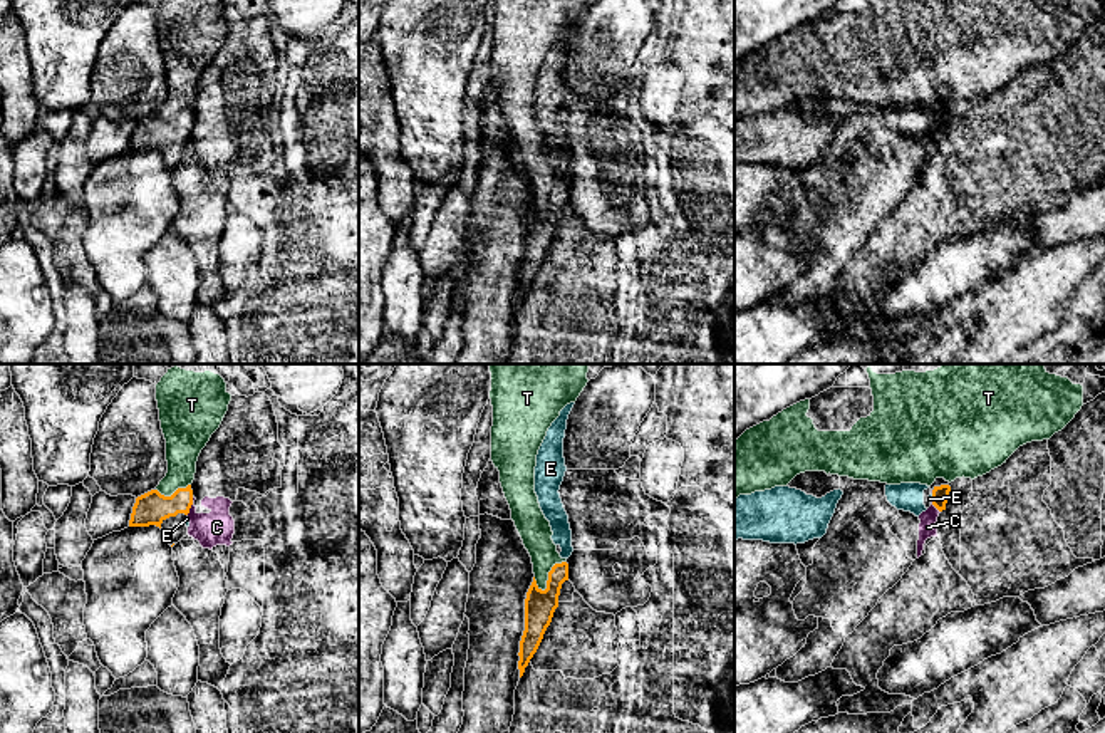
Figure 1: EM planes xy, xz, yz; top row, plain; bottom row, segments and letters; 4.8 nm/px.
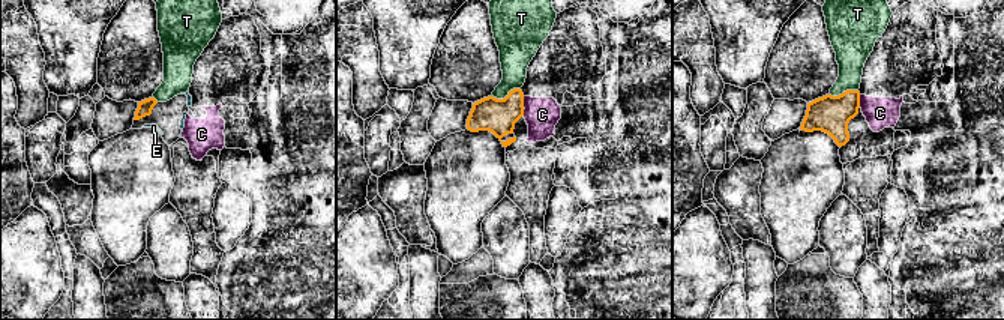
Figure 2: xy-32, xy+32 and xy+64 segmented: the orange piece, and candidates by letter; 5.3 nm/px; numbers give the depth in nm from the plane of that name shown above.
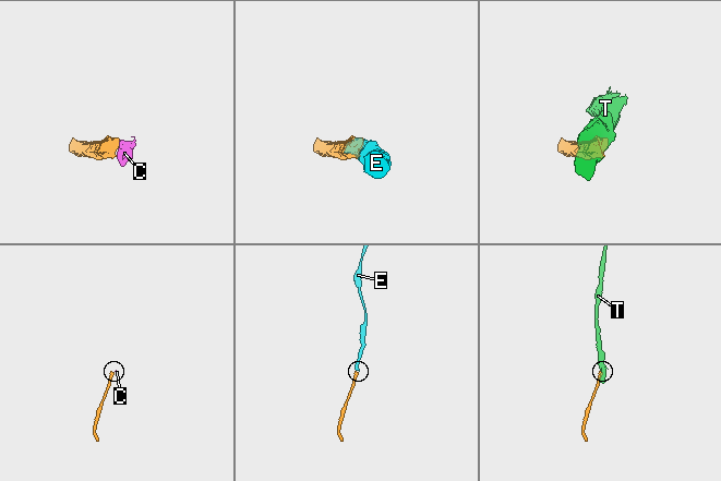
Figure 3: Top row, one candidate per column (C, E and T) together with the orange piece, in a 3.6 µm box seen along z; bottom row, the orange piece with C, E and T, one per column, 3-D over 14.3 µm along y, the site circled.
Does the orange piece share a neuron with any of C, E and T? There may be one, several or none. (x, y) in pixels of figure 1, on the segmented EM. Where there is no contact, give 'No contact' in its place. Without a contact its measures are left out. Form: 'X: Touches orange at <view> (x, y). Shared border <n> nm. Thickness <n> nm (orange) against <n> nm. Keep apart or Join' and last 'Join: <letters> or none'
C: Touches orange at xy (191, 504). Shared border 90 nm. Thickness 160 nm (orange) against 160 nm. Keep apart
E: Touches orange at yz (933, 497). Shared border 40 nm. Thickness 80 nm (orange) against 20 nm. Join
T: Touches orange at xz (549, 576). Shared border 190 nm. Thickness 140 nm (orange) against 150 nm. Keep apart
Join: E

